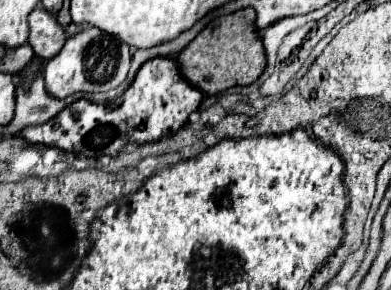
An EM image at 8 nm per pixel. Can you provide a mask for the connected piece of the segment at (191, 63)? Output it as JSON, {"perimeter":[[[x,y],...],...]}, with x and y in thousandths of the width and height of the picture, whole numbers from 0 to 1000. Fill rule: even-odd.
{"perimeter":[[[616,31],[540,72],[453,197],[473,272],[529,328],[555,328],[601,293],[642,293],[683,224],[678,162],[652,93],[652,38]]]}

